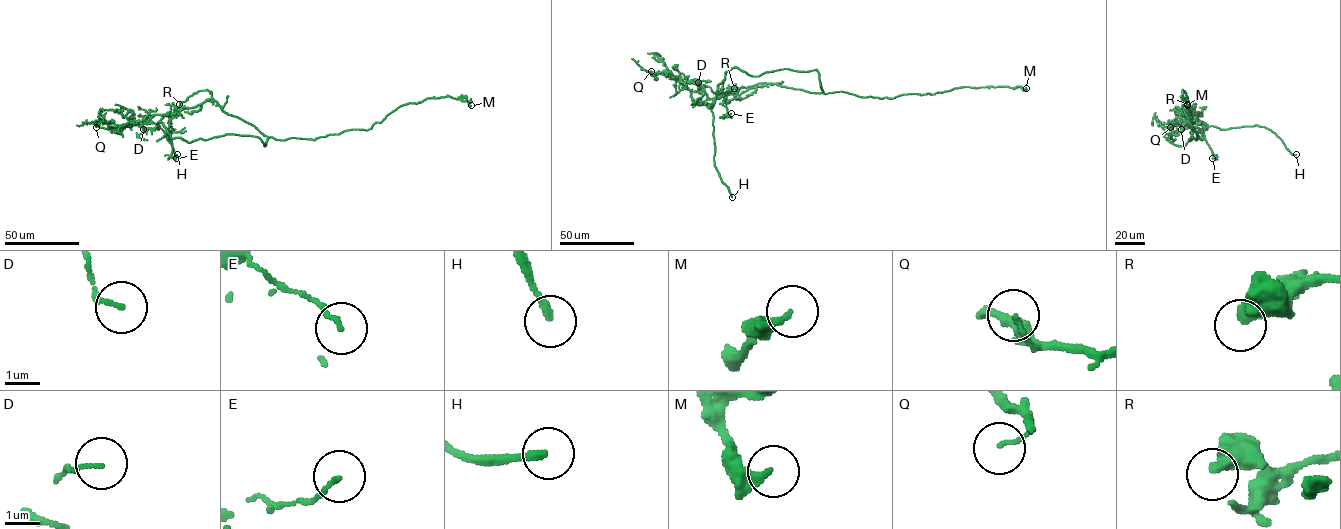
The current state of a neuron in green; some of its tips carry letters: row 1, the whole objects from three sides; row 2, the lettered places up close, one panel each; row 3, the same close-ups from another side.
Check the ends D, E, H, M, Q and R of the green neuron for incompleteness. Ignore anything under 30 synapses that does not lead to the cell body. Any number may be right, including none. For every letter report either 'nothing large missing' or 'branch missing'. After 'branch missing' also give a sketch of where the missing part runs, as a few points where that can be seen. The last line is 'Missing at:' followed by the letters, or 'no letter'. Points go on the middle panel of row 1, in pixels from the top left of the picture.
D: nothing large missing
E: nothing large missing
H: branch missing; course (732, 197), (732, 203), (729, 189)
M: nothing large missing
Q: nothing large missing
R: nothing large missing
Missing at: H

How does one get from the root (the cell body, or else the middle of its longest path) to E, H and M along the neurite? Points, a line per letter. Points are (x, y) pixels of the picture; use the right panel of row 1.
E: (1191, 126), (1182, 99), (1188, 107), (1194, 108), (1190, 108), (1186, 113), (1203, 134), (1214, 155), (1212, 158)
H: (1191, 126), (1182, 99), (1208, 126), (1264, 126), (1296, 154)
M: (1191, 126), (1190, 140), (1191, 137), (1195, 140), (1197, 134), (1193, 129), (1187, 105)

